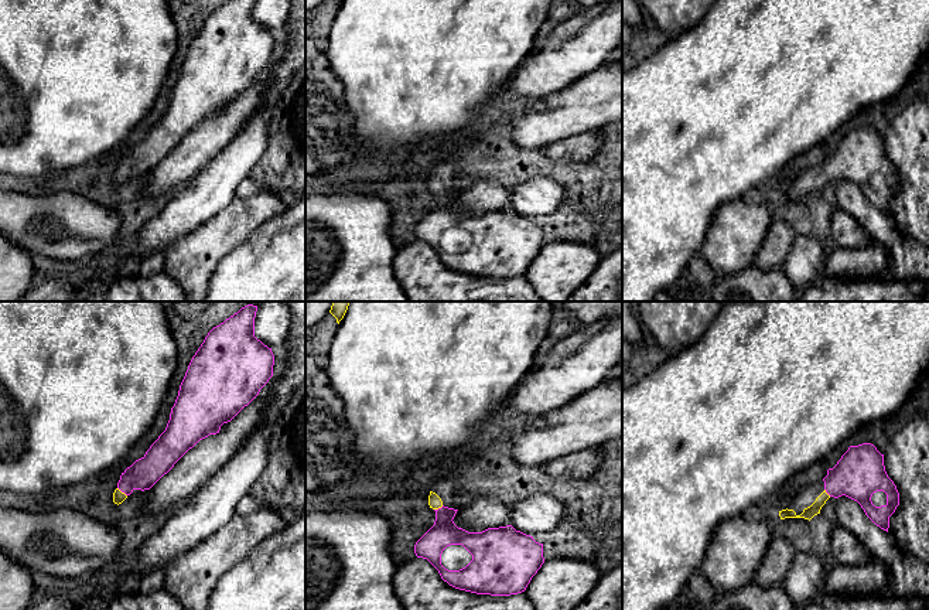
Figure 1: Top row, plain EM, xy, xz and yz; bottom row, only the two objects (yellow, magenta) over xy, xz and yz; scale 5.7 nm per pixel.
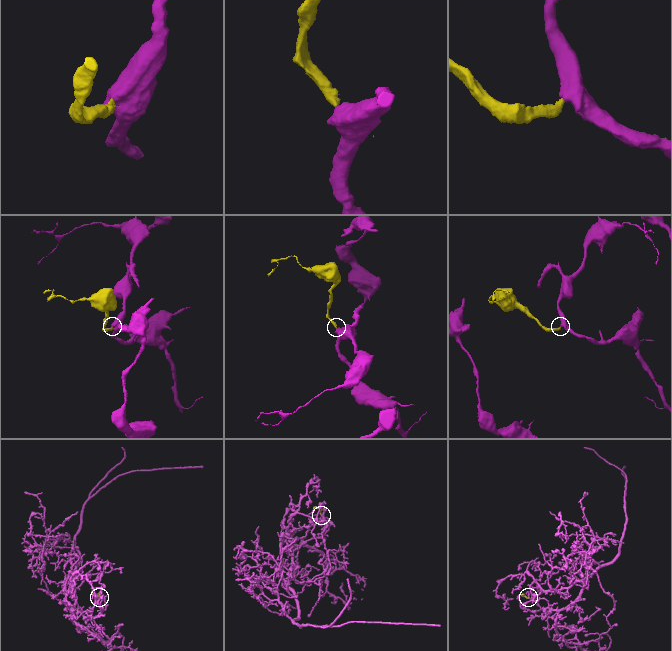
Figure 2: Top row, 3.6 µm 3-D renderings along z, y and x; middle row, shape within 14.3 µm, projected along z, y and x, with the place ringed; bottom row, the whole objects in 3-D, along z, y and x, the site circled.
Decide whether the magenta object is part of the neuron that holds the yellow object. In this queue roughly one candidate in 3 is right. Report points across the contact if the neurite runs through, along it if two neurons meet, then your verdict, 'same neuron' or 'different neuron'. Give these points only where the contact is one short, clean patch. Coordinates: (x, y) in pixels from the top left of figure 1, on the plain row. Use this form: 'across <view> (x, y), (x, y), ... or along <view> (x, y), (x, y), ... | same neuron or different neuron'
across xy (119, 180), (120, 174), (135, 160), (146, 154) | same neuron

